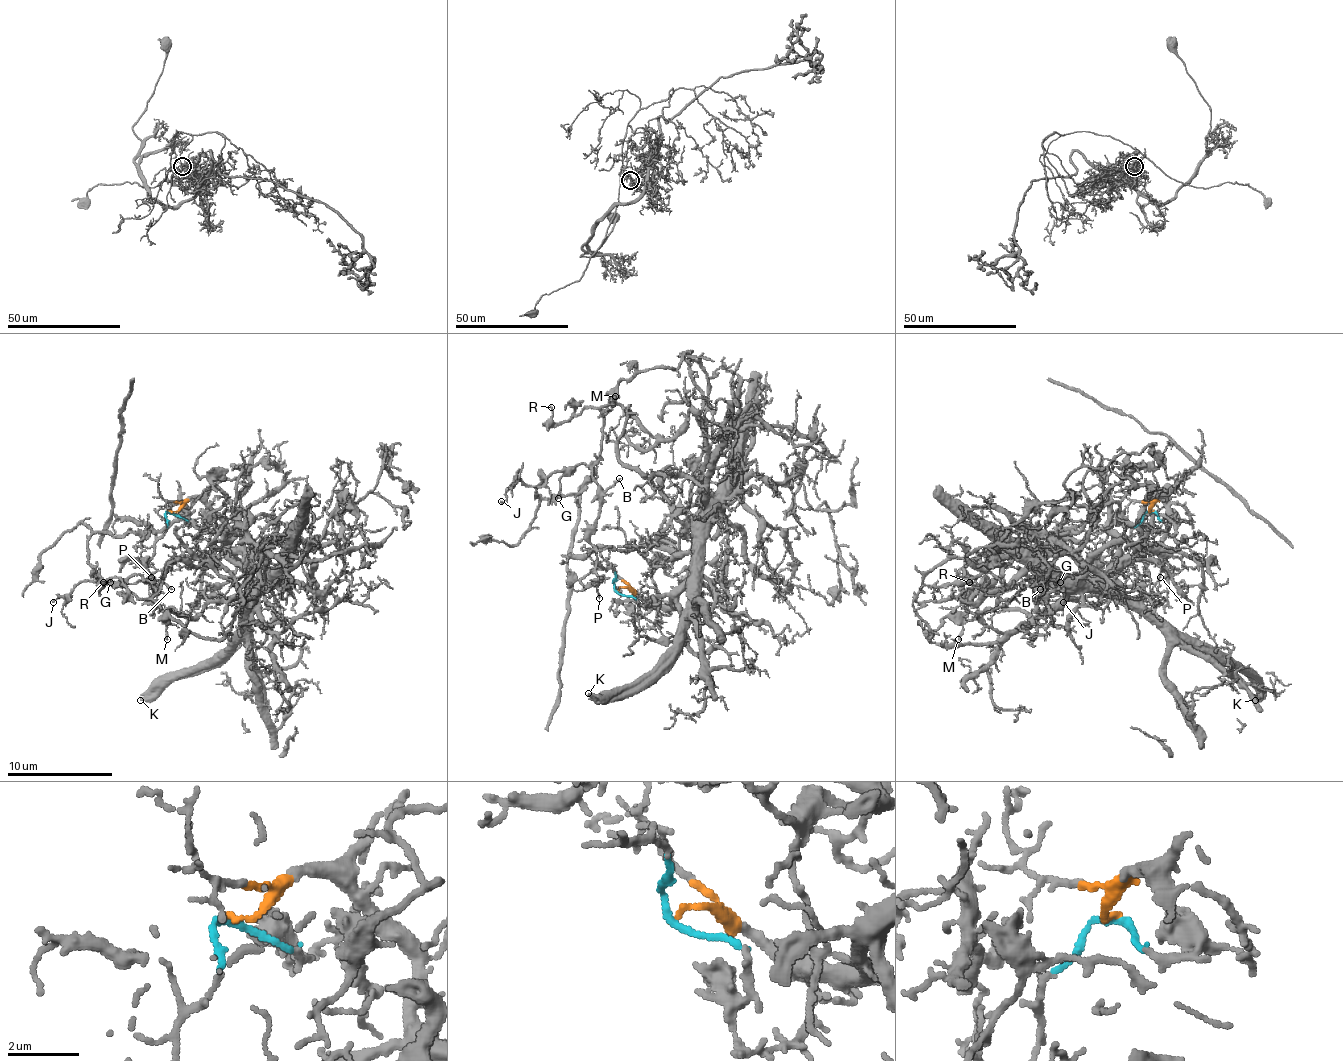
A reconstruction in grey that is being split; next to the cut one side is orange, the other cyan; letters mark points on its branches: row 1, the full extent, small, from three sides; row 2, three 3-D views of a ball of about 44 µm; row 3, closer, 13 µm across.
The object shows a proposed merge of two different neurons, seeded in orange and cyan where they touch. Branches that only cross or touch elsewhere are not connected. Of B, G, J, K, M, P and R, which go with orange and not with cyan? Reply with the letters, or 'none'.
K

